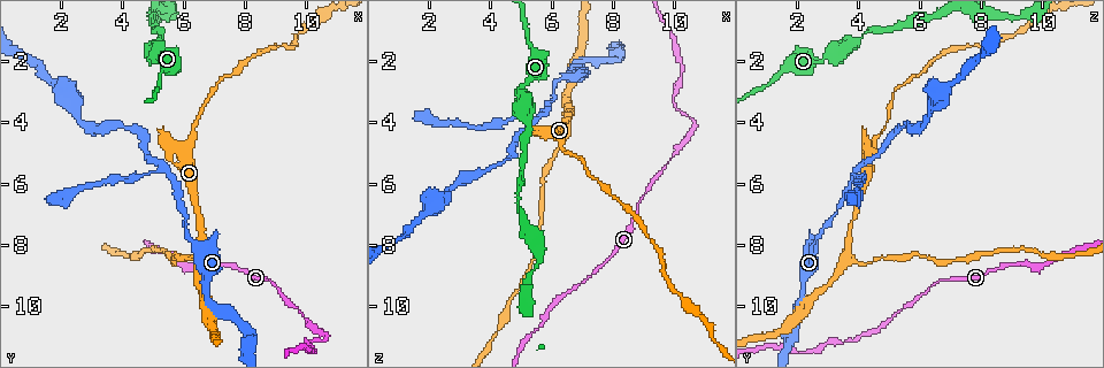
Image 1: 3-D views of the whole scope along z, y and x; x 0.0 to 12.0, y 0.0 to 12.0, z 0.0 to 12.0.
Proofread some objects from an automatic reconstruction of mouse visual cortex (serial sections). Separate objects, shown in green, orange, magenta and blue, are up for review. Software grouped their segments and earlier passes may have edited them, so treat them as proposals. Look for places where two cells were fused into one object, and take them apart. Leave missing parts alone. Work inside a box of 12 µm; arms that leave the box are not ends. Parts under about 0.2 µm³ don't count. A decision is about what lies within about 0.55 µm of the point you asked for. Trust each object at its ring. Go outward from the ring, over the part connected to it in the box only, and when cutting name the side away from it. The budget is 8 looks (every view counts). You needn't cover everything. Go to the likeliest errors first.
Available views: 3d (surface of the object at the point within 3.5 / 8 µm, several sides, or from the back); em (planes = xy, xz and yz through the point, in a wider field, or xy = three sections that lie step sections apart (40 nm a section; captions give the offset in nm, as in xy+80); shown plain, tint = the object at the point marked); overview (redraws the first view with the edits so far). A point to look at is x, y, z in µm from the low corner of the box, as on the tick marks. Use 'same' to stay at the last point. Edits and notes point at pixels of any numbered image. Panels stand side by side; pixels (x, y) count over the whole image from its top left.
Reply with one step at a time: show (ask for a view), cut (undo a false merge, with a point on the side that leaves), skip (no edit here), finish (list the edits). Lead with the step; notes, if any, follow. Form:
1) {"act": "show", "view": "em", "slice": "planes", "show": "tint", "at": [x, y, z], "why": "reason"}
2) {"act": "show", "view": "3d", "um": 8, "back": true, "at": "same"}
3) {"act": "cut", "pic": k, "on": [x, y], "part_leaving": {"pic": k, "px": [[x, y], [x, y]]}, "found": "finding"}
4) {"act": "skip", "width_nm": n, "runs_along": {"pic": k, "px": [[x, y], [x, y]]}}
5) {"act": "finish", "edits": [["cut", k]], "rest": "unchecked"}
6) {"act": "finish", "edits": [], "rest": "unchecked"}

{"act": "show", "view": "em", "slice": "xy", "step": 5, "show": "tint", "at": [5.4, 5.6, 4.0], "why": "arms part here"}

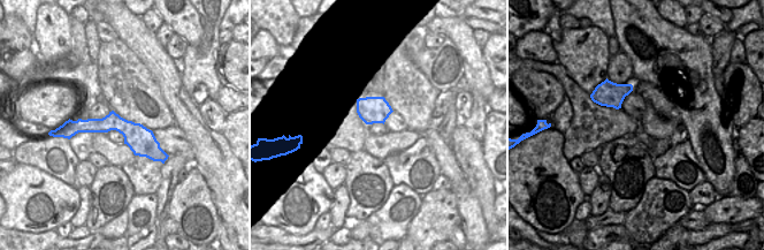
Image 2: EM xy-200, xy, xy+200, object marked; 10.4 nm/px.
{"act": "show", "view": "3d", "um": 3.5, "at": "same", "why": "see where the arms go"}

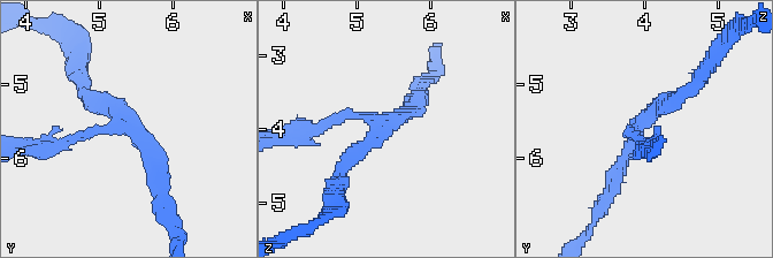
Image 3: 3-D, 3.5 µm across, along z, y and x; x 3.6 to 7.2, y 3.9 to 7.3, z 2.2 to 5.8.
{"act": "skip", "arms": 3, "arm_widths_nm": [100, 200, 200], "runs_along": {"pic": 3, "px": [[160, 184], [146, 142], [83, 89]]}, "found": "one cell here"}

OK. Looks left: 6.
{"act": "show", "view": "3d", "um": 3.5, "at": [6.5, 8.4, 3.7], "why": "abrupt turn"}

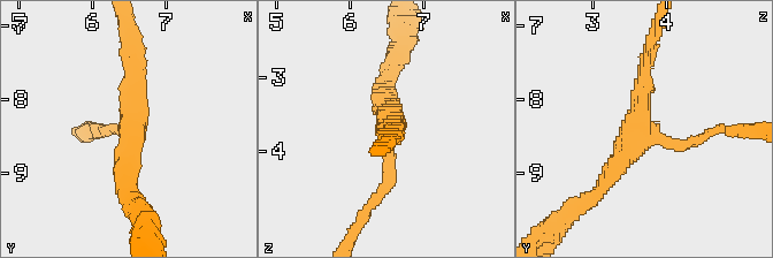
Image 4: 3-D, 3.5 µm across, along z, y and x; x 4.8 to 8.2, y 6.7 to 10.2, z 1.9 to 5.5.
{"act": "show", "view": "em", "slice": "xy", "step": 5, "show": "tint", "at": [6.55, 8.40, 3.65], "arms": 3, "arm_widths_nm": [200, 200, 300]}

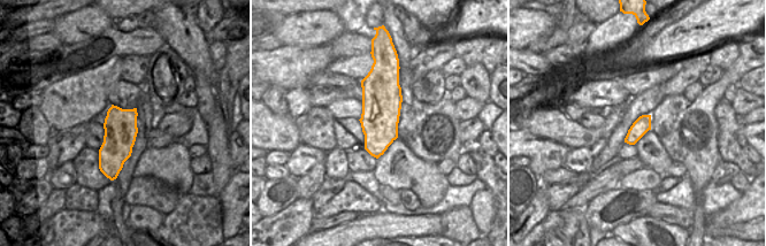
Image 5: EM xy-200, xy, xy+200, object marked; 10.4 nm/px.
{"act": "skip", "runs_along": {"pic": 4, "px": [[650, 48], [641, 127], [599, 190]]}, "found": "all the same cell"}

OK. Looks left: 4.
{"act": "show", "view": "3d", "um": 3.5, "back": true, "at": [10.6, 11.0, 4.1], "why": "sharp bend"}

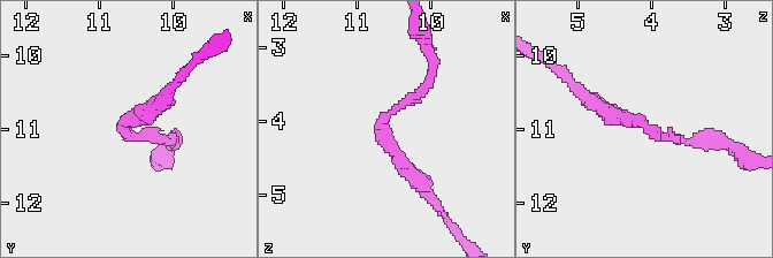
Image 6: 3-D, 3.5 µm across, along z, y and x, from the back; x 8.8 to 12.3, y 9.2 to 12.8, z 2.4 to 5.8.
{"act": "show", "view": "em", "slice": "xy", "step": 3, "show": "tint", "at": [10.70, 11.05, 4.05], "arm_widths_nm": [150, 200]}

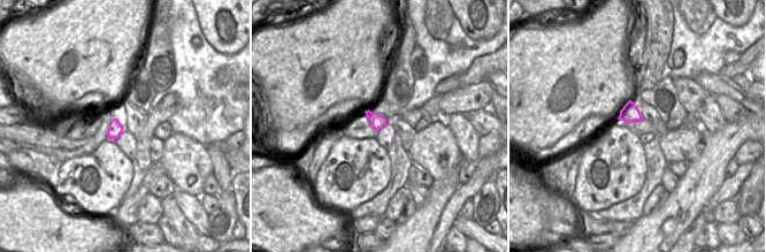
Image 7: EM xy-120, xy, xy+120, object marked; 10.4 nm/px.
{"act": "show", "view": "em", "slice": "xy", "step": 1, "show": "tint", "at": "same"}

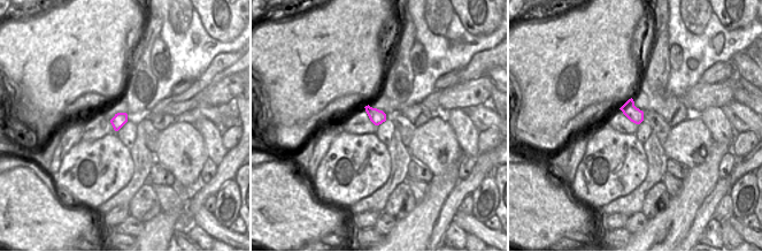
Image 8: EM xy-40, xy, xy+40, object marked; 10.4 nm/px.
{"act": "skip", "runs_along": {"pic": 6, "px": [[590, 101], [661, 137], [699, 141]]}, "found": "one cell here"}

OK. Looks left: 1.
{"act": "finish", "edits": [], "rest": "unchecked"}

